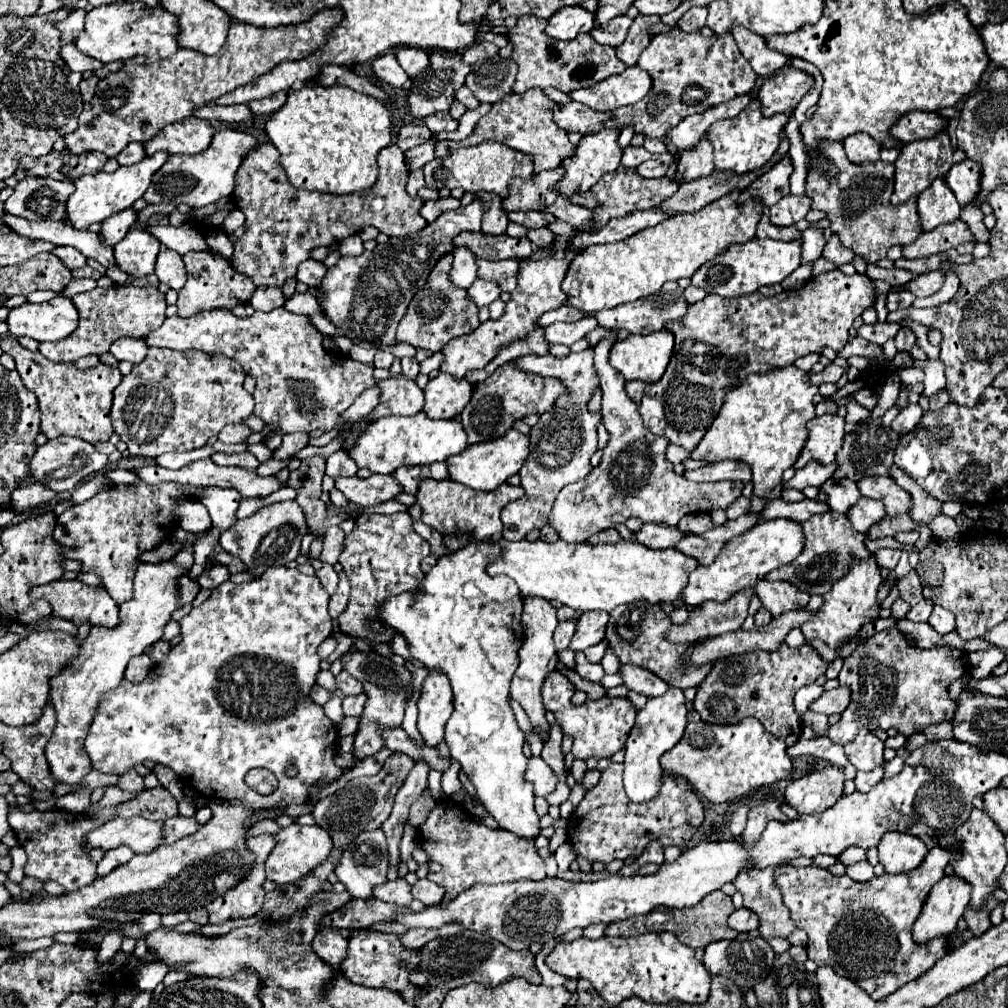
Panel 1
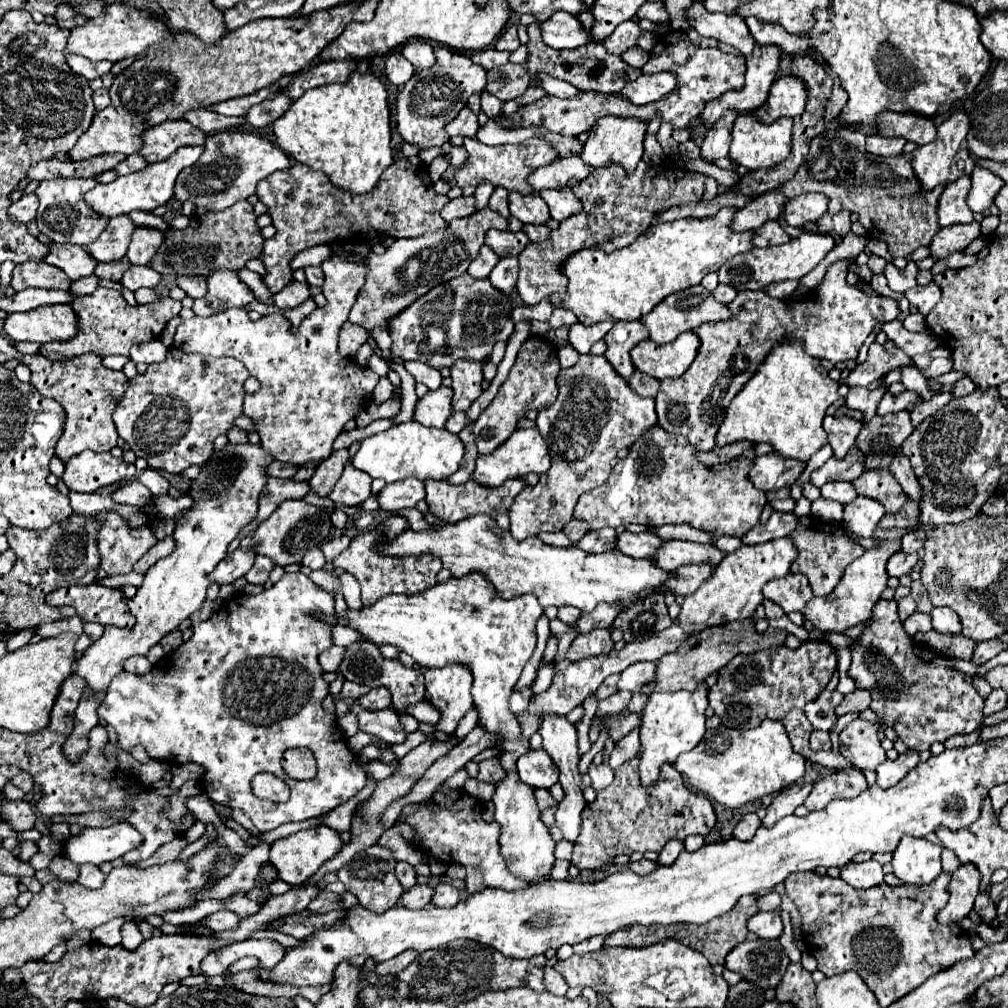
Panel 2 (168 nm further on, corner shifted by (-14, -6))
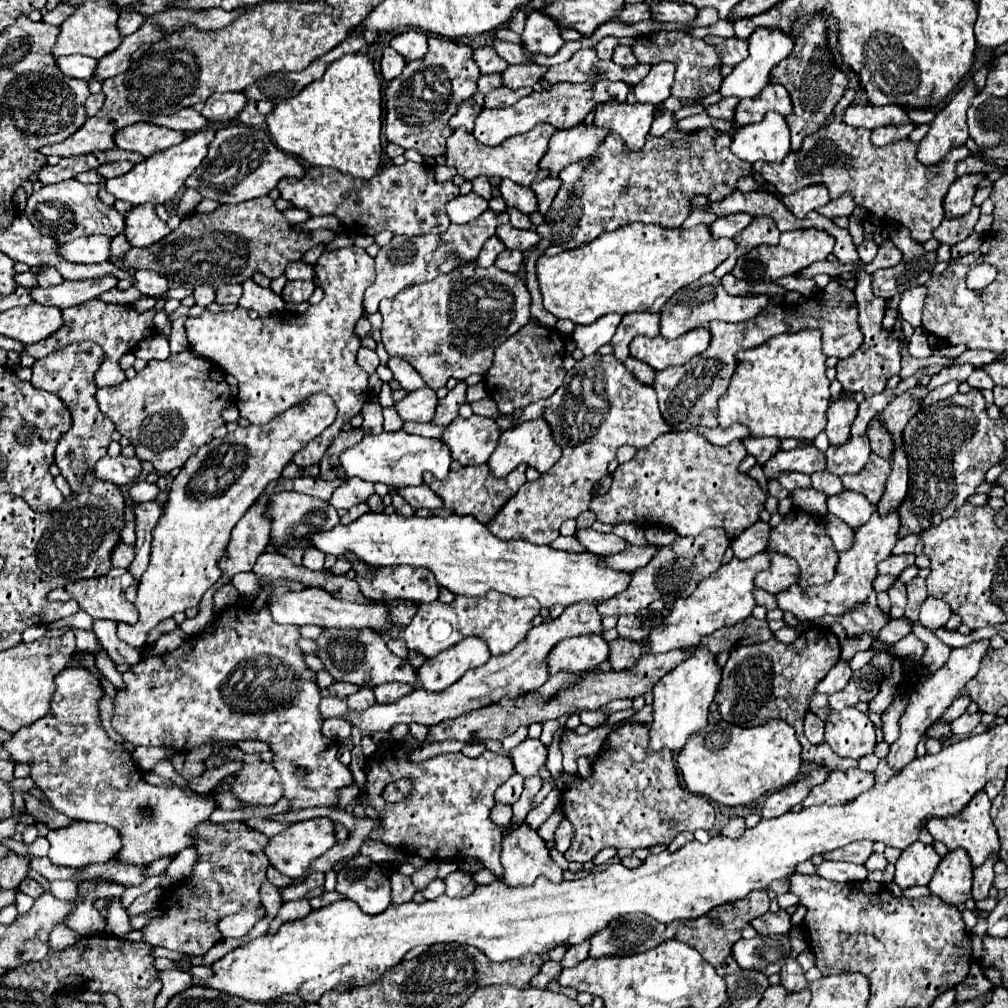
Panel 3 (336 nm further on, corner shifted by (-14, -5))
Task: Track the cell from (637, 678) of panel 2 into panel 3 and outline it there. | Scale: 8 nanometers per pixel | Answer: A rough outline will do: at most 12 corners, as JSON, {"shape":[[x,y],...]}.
{"shape":[[617,638],[611,646],[609,662],[621,672],[633,668],[641,648],[633,640]]}

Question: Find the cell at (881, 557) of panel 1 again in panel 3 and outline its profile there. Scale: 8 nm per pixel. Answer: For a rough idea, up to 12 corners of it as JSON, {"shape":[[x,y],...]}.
{"shape":[[913,554],[889,556],[879,574],[899,576],[915,562]]}

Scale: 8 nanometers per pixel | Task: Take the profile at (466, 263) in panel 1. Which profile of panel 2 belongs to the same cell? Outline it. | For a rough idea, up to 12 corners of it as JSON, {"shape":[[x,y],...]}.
{"shape":[[483,245],[467,273],[475,279],[489,277],[499,257]]}

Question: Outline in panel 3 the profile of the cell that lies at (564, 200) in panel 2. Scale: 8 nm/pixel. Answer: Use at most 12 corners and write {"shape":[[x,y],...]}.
{"shape":[[559,178],[533,182],[531,190],[537,194],[539,212],[545,214],[559,188]]}

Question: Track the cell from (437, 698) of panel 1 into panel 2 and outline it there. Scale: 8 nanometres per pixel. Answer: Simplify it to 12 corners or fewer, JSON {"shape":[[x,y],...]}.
{"shape":[[447,663],[425,671],[439,731],[455,733],[473,707],[471,669]]}

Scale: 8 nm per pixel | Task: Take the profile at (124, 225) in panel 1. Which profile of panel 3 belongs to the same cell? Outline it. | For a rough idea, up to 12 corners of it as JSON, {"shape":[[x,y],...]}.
{"shape":[[87,236],[61,244],[65,260],[105,262],[109,236]]}

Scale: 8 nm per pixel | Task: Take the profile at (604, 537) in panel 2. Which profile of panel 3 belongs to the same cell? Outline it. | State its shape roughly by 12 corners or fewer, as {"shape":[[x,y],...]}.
{"shape":[[559,536],[551,548],[565,552],[585,552],[575,536]]}

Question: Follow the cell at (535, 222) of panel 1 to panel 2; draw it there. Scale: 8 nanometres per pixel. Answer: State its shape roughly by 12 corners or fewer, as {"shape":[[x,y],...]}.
{"shape":[[509,193],[509,211],[521,223],[545,223],[539,195]]}

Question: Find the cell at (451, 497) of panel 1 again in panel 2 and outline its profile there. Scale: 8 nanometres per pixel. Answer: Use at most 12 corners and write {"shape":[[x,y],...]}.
{"shape":[[523,479],[485,487],[425,481],[429,511],[441,523],[497,509],[505,513]]}

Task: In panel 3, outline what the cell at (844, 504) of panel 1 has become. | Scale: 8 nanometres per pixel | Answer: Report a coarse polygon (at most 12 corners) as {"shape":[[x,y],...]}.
{"shape":[[829,472],[811,474],[813,488],[835,496],[843,492],[841,478]]}

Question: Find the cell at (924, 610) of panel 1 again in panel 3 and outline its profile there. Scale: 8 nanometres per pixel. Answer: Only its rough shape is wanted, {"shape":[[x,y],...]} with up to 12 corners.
{"shape":[[909,618],[891,620],[879,640],[887,644],[899,642],[911,634],[913,622]]}

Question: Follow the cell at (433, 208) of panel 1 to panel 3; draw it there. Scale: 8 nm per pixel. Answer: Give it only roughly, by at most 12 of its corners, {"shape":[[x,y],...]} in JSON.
{"shape":[[469,192],[447,204],[453,224],[463,224],[487,210],[487,200]]}

